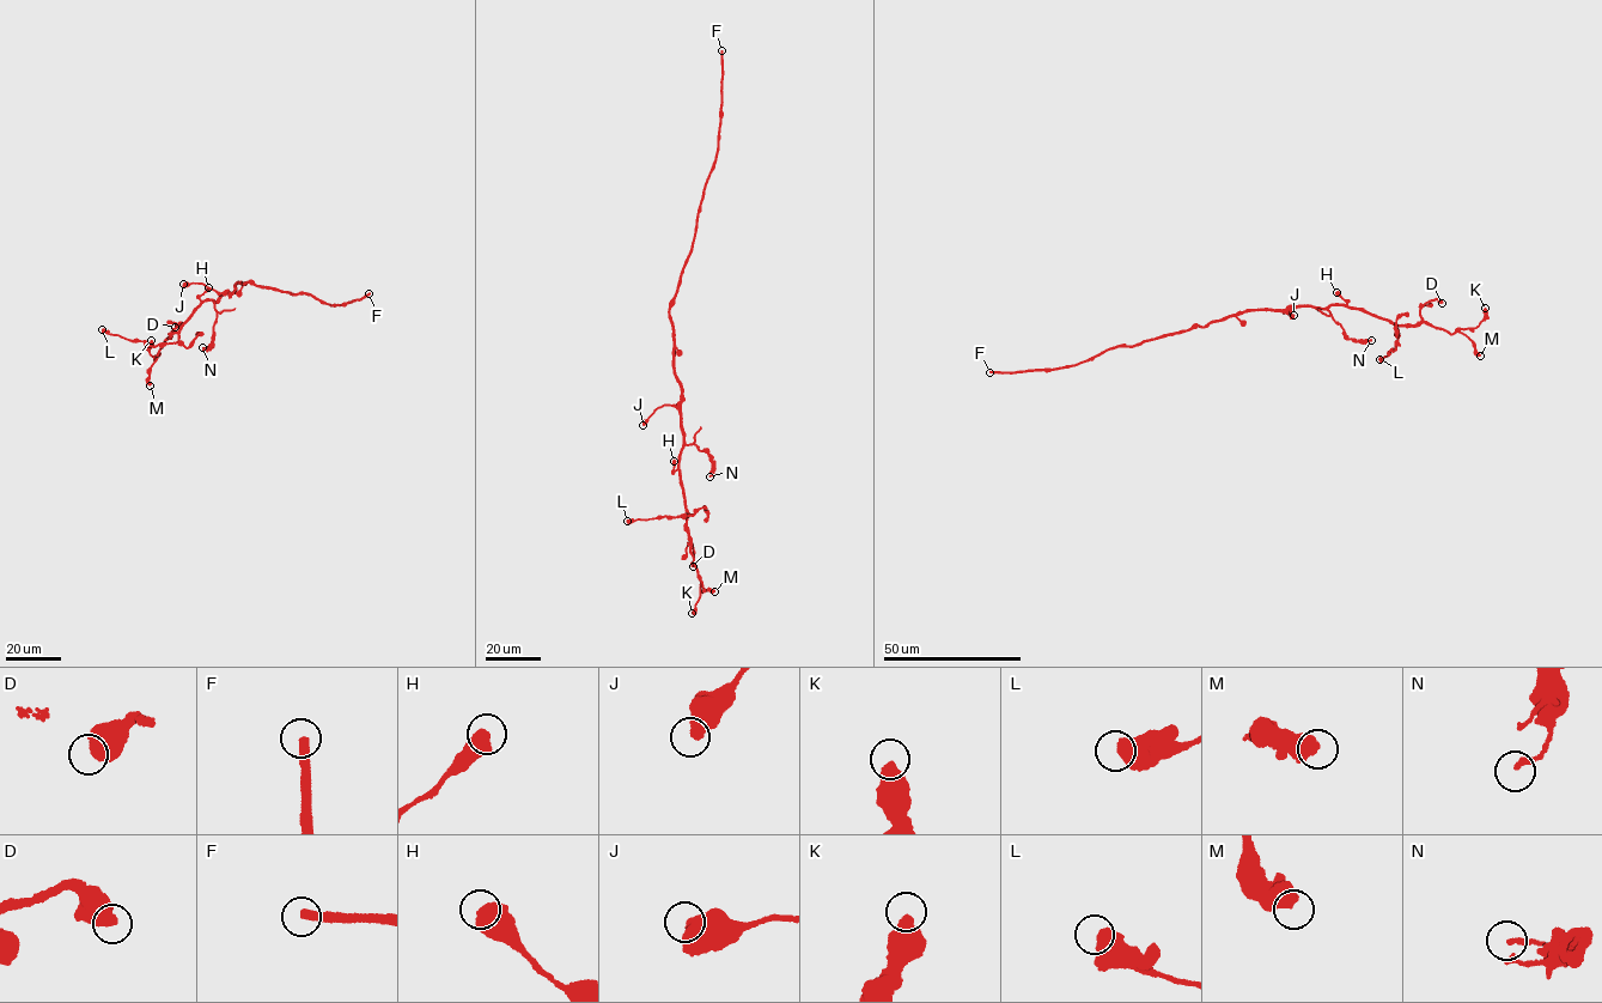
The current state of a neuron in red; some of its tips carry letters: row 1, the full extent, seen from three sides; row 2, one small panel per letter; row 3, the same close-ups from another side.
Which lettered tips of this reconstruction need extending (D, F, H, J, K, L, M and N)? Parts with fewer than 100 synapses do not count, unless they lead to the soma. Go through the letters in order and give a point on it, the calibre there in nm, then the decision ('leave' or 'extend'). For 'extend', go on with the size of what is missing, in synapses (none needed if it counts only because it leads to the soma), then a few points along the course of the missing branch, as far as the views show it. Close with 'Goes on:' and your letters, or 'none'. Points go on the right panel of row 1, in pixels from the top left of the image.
D: (1442, 303) | 650 nm | leave
F: (990, 372) | 340 nm | extend | 800 syn
H: (1336, 292) | 700 nm | leave
J: (1293, 315) | 600 nm | leave
K: (1485, 308) | 500 nm | leave
L: (1380, 359) | 700 nm | leave
M: (1480, 356) | 650 nm | leave
N: (1371, 340) | 200 nm | leave
Goes on: F

